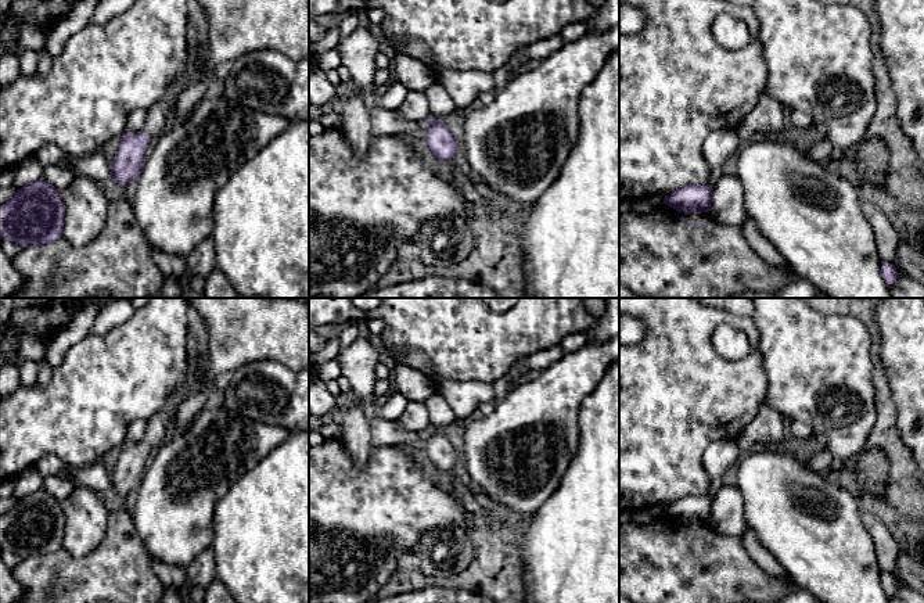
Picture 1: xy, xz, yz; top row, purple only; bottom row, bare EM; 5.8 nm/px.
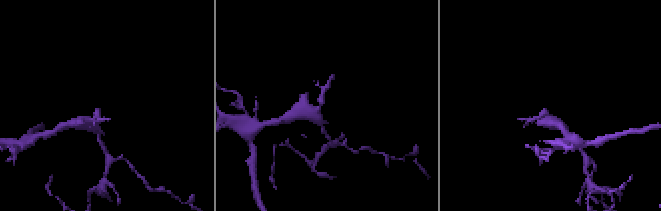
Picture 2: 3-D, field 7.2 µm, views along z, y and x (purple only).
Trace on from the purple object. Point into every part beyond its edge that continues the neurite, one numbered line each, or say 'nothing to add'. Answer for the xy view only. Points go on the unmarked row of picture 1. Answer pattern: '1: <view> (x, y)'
1: xy (157, 426)

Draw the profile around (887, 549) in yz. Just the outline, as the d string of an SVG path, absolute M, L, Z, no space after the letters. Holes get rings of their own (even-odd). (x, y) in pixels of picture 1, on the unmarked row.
M860 510L860 518L876 545L880 570L895 577L898 556L902 546L894 539L889 530L876 516L866 510Z

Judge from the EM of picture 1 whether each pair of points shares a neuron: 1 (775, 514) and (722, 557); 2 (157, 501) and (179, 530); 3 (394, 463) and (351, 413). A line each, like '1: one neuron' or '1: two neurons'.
1: two neurons
2: one neuron
3: two neurons

